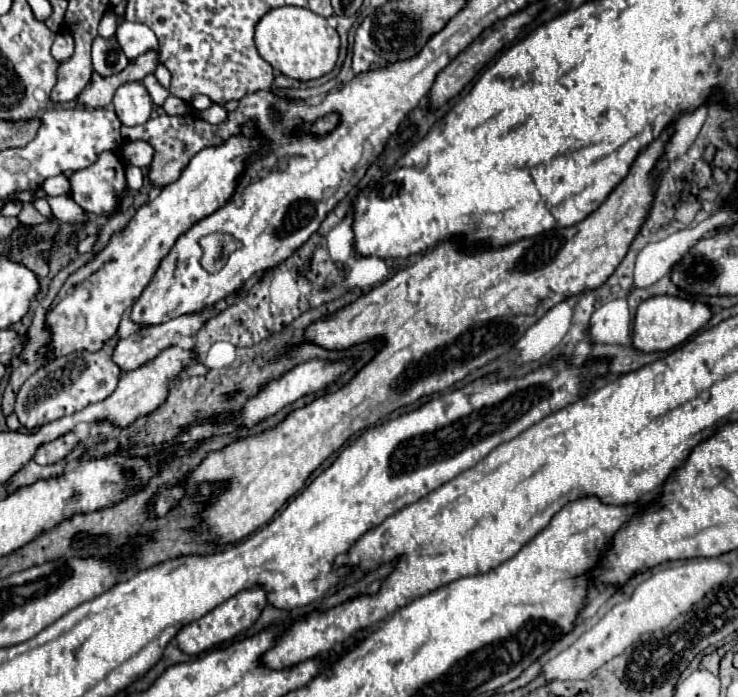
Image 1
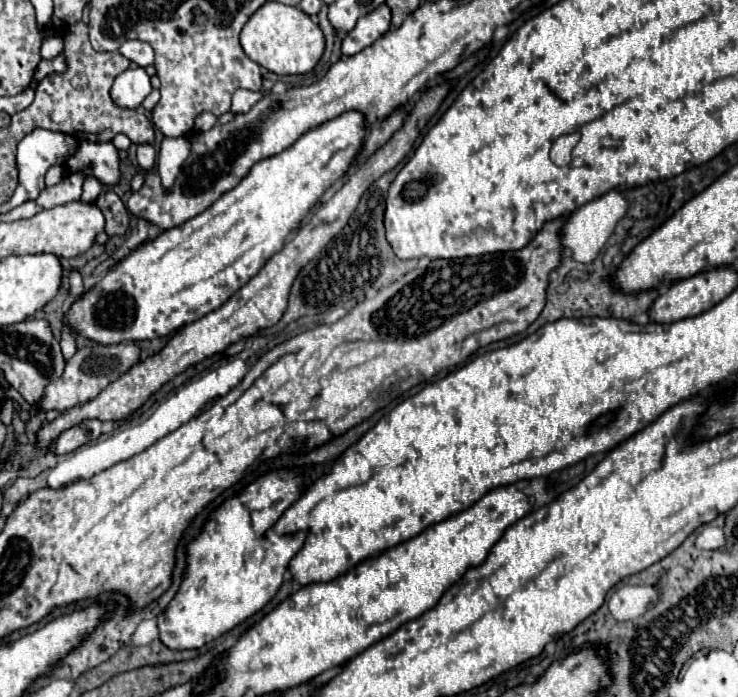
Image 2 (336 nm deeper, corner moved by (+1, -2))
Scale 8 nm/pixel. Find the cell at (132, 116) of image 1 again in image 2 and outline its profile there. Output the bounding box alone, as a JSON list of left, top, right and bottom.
[111,67,151,109]

